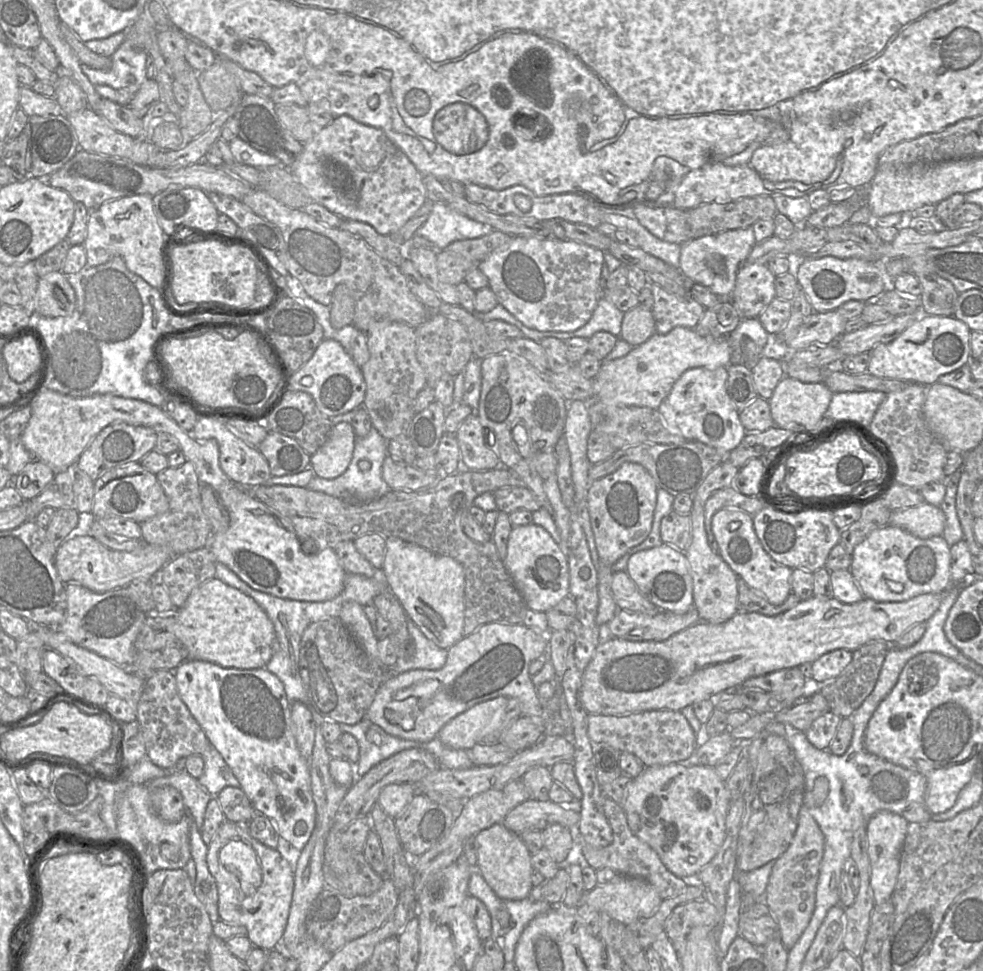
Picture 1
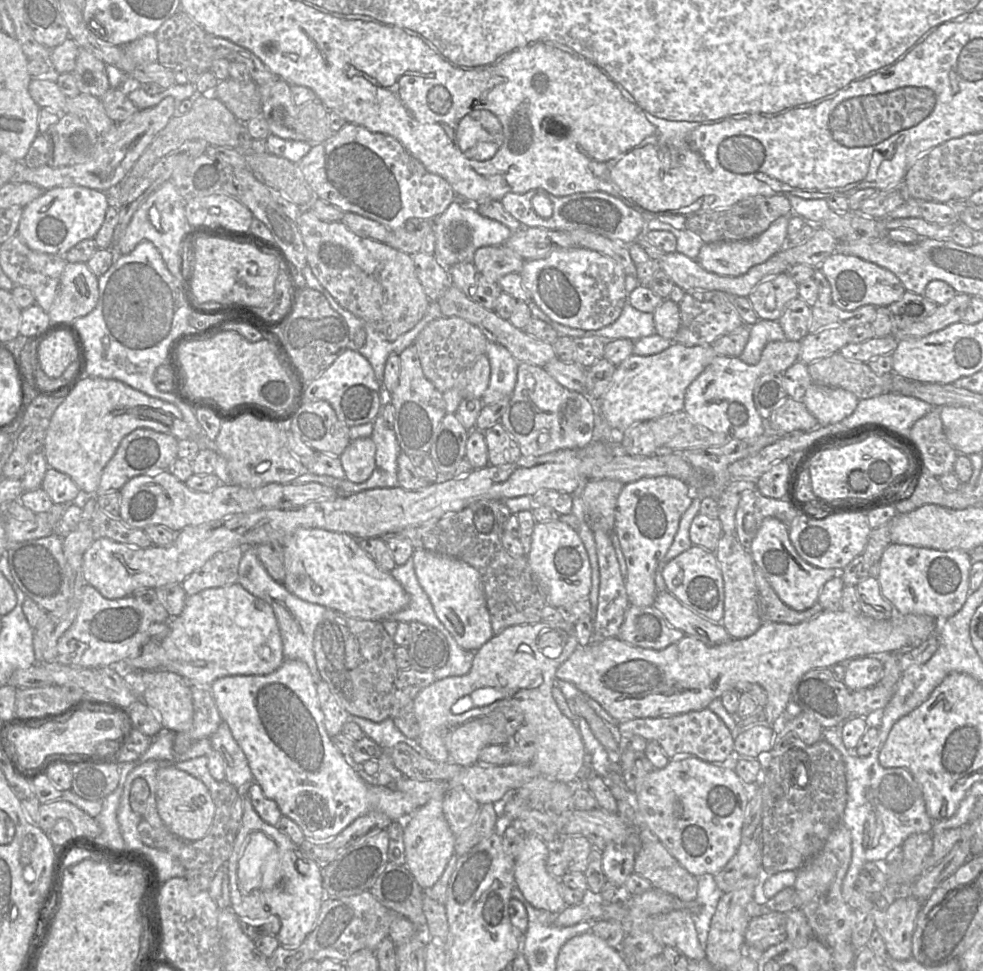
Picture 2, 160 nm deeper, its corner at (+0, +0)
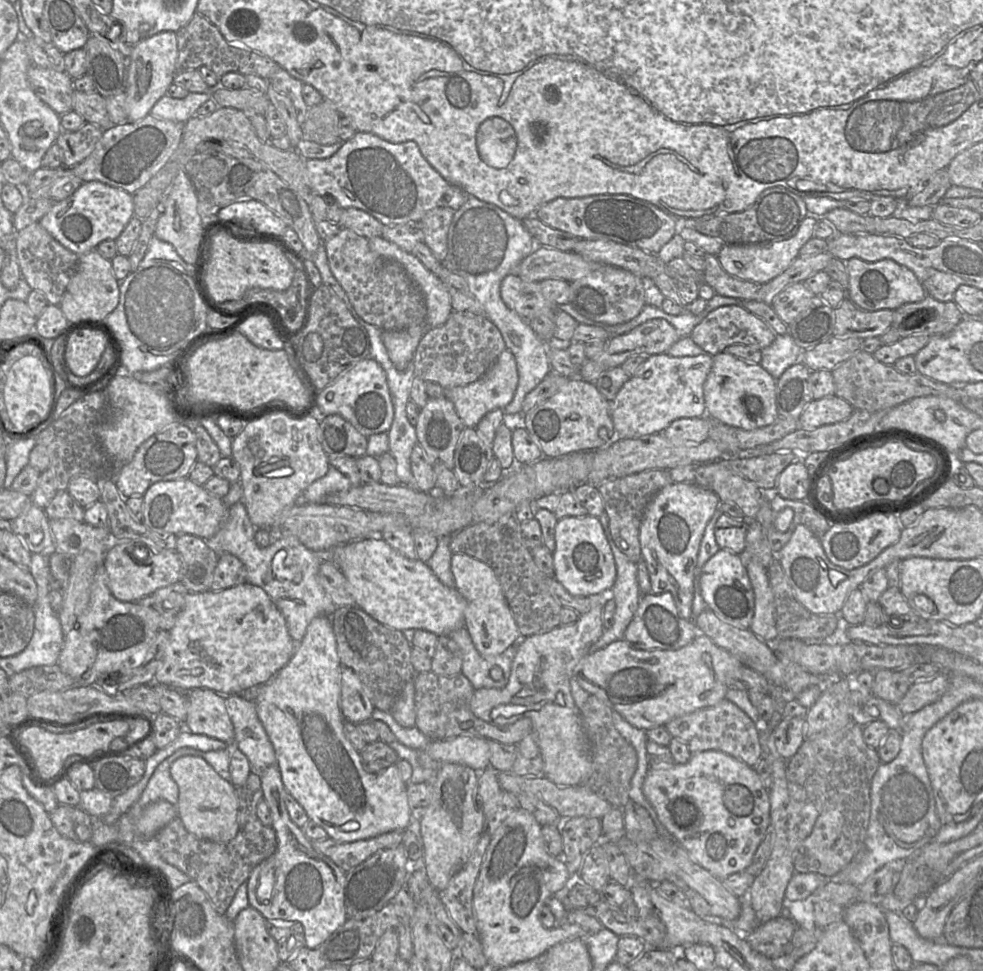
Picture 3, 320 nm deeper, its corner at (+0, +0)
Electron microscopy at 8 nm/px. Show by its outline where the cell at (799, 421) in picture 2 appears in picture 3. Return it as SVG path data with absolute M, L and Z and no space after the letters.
M828 396L812 400L799 417L800 429L811 430L848 419L855 409L846 400Z

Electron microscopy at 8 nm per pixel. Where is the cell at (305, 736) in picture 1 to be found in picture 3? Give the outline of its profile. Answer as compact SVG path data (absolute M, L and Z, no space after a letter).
M346 667L341 672L340 708L344 720L354 724L370 721L375 710L359 676Z

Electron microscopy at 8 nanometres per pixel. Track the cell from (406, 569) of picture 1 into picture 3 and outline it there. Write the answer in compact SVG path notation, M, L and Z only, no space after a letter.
M453 554L451 572L453 587L466 600L464 628L481 655L499 655L518 643L520 637L526 637L521 636L501 584L489 565L466 554Z

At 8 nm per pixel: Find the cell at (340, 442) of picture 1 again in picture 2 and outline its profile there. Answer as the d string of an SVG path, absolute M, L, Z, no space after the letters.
M371 438L351 440L339 455L345 478L353 483L366 481L374 472L376 446Z

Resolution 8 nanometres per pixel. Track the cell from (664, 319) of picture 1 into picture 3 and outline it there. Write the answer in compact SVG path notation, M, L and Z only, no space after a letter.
M739 304L720 306L709 311L689 335L699 347L711 356L724 352L727 347L734 344L752 345L762 350L772 344L776 336L776 333L764 320Z

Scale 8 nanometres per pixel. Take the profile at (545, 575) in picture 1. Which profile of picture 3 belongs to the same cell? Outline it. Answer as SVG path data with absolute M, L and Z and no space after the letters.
M569 516L558 520L555 527L555 549L553 554L554 577L575 596L599 595L610 589L616 579L616 565L610 542L598 517Z

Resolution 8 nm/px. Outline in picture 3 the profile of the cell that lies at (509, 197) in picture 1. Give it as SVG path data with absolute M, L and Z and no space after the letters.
M598 194L579 198L559 197L542 205L535 215L544 224L569 233L579 239L612 240L653 254L657 254L677 234L676 217L682 217L671 215L647 201L622 194Z

